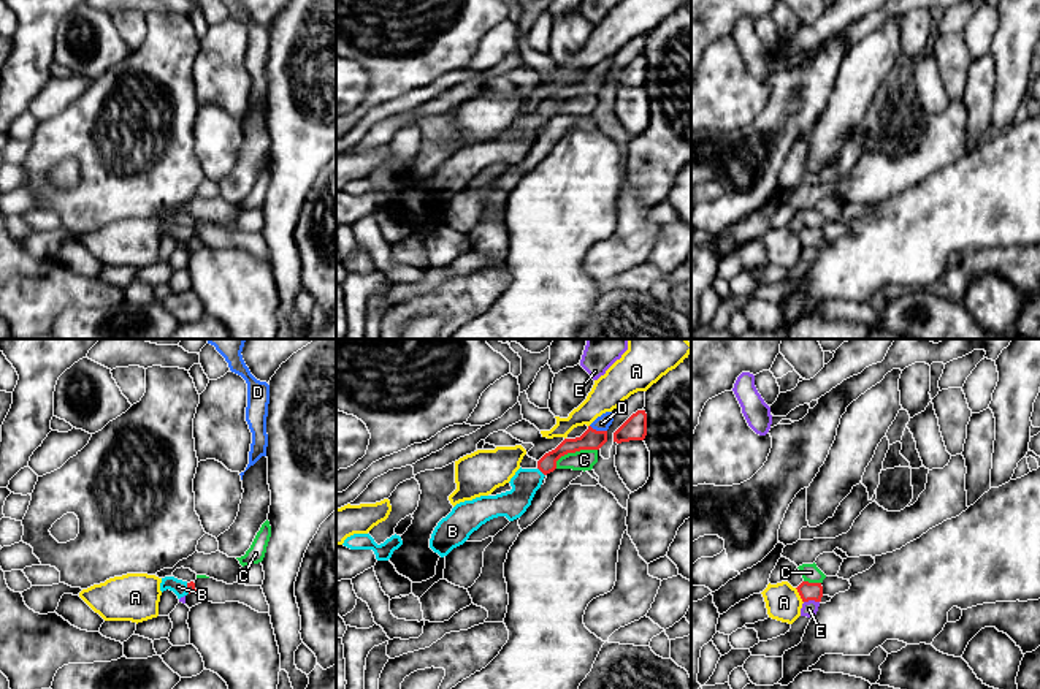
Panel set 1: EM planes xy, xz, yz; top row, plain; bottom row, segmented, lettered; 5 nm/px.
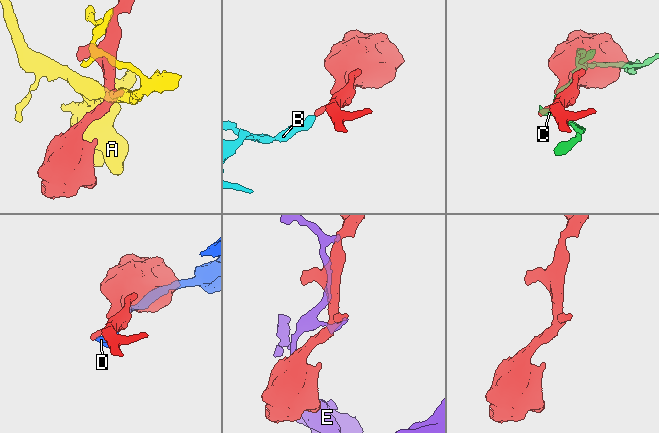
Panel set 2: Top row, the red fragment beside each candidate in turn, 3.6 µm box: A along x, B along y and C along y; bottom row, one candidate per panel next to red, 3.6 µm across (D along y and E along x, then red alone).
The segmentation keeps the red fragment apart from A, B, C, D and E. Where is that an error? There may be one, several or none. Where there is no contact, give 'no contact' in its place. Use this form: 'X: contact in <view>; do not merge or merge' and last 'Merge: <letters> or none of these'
A: contact in yz; do not merge
B: contact in xz; merge
C: contact in xz; do not merge
D: contact in xz; do not merge
E: contact in yz; do not merge
Merge: B

